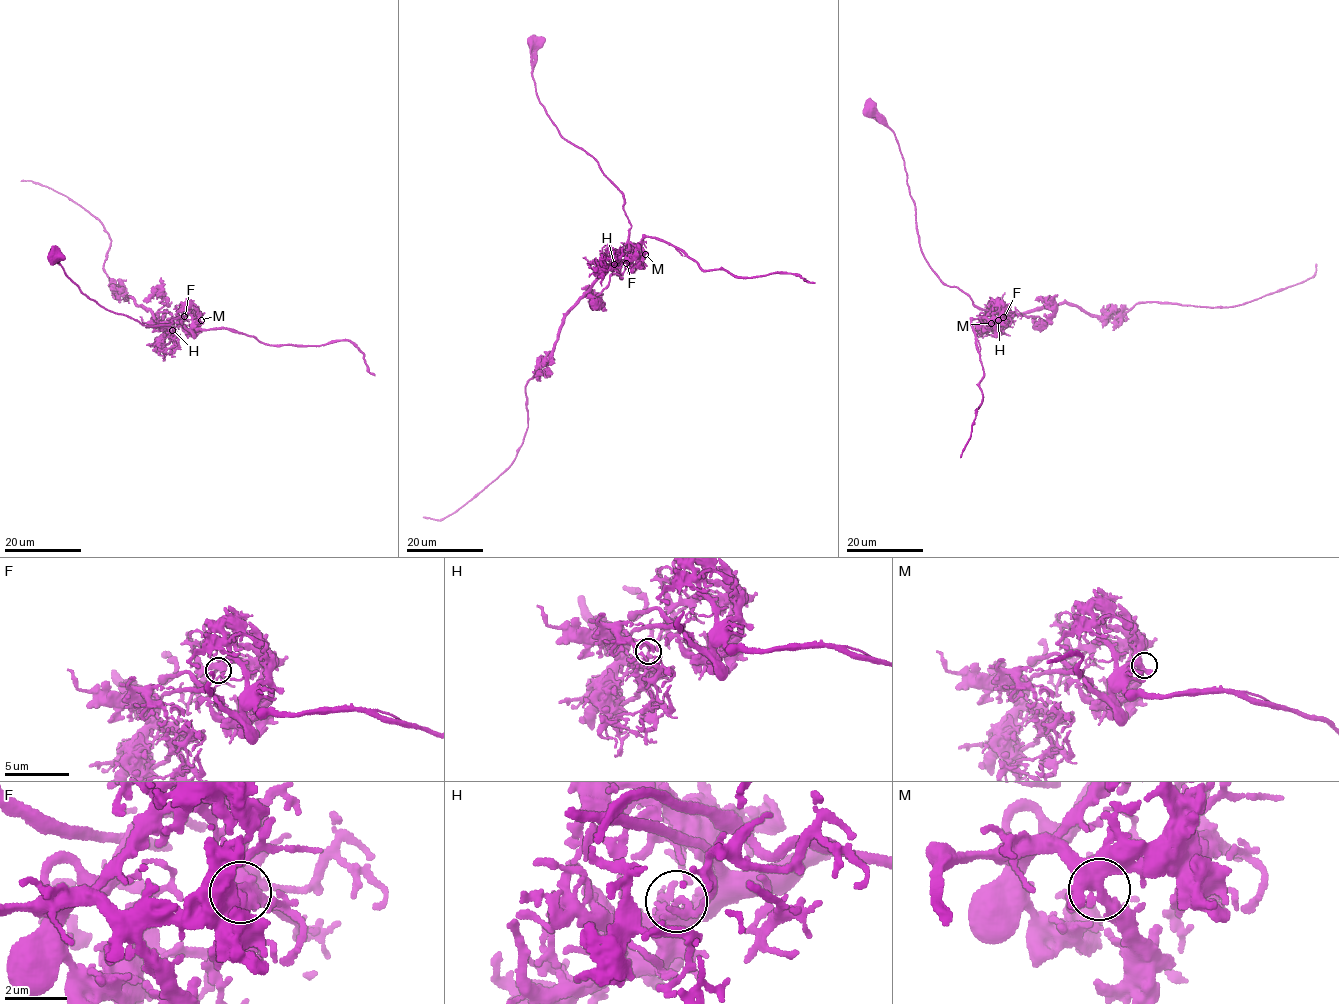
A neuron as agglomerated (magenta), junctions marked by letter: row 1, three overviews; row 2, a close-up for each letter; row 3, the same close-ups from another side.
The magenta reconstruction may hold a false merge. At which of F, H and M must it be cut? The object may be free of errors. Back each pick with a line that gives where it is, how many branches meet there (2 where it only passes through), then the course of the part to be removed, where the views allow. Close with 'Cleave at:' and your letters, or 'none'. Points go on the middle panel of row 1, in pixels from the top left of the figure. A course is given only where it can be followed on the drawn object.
H: at (614, 264); 3 branches meet; foreign part runs (614, 264), (636, 263), (641, 240), (655, 238), (684, 250), (703, 270), (755, 278), (794, 274), (814, 283)
Cleave at: H

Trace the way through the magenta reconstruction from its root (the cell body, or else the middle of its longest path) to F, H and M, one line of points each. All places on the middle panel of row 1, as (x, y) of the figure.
F: (532, 43), (531, 74), (545, 113), (622, 195), (627, 243), (643, 253), (626, 263)
H: (532, 43), (531, 74), (545, 113), (563, 137), (592, 155), (622, 195), (630, 227), (608, 268), (614, 264)
M: (532, 43), (531, 74), (540, 103), (563, 137), (592, 155), (622, 194), (631, 225), (627, 243), (645, 254)

